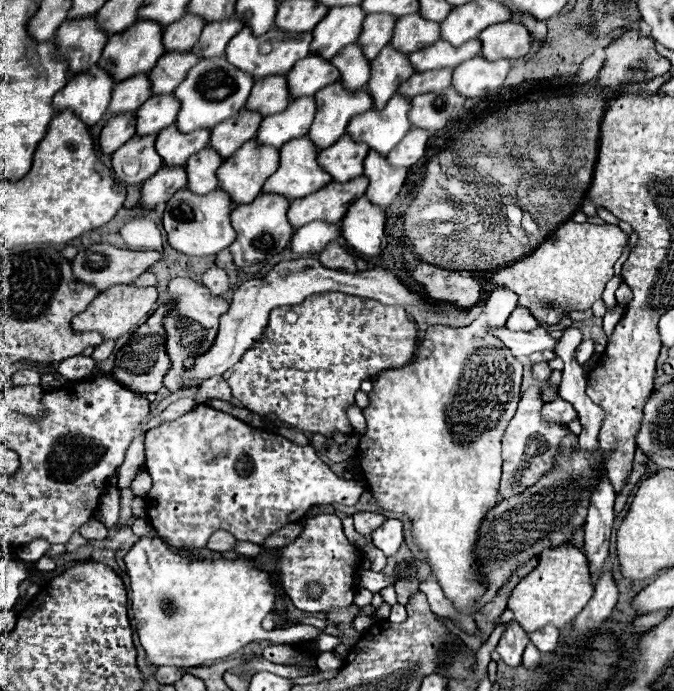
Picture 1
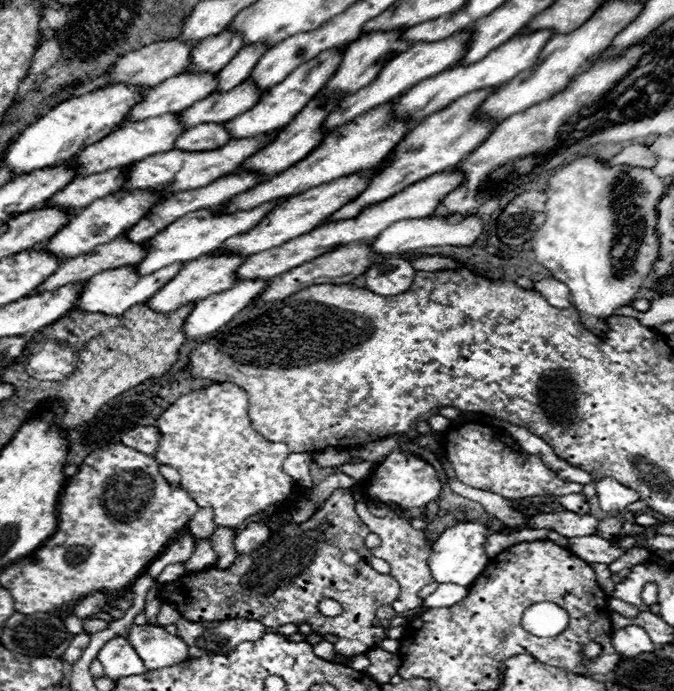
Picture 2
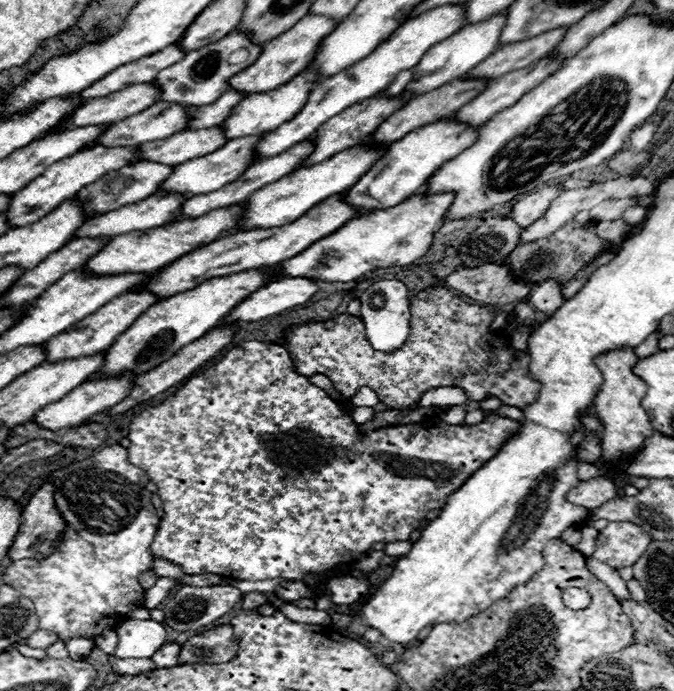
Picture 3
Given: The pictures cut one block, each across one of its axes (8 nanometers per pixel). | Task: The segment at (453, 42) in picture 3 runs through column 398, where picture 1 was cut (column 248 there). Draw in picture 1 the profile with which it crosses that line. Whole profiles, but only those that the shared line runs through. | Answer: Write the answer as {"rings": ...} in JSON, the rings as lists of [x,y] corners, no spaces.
{"rings":[[[224,56],[204,58],[200,60],[184,78],[184,82],[174,90],[176,98],[182,102],[182,108],[176,118],[176,126],[184,132],[192,132],[198,128],[214,128],[218,122],[228,120],[240,108],[244,108],[246,98],[252,90],[254,78],[236,70]]]}

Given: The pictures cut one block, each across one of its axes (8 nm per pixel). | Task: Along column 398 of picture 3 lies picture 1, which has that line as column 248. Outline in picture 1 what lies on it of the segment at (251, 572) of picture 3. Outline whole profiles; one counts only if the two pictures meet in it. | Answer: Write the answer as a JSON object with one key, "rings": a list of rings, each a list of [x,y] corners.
{"rings":[[[198,404],[194,410],[186,412],[184,416],[180,416],[178,420],[172,420],[172,422],[164,422],[152,430],[146,432],[146,440],[144,440],[144,446],[146,446],[146,472],[152,476],[154,484],[150,488],[150,492],[146,494],[146,514],[148,514],[148,520],[150,524],[154,526],[154,530],[158,532],[158,536],[168,542],[170,546],[174,548],[180,548],[180,546],[188,546],[188,548],[204,548],[208,538],[216,532],[216,530],[226,530],[230,534],[234,534],[236,540],[248,540],[248,542],[254,542],[254,544],[262,544],[272,532],[284,528],[286,524],[290,522],[298,522],[312,506],[354,506],[362,492],[364,492],[364,486],[356,480],[344,480],[340,476],[336,476],[318,456],[316,456],[316,450],[312,446],[298,446],[282,436],[276,436],[276,434],[268,434],[268,432],[262,432],[258,428],[252,428],[244,422],[240,422],[238,418],[226,414],[226,412],[220,412],[220,410],[214,410],[214,408],[208,408],[208,406],[202,406]]]}

